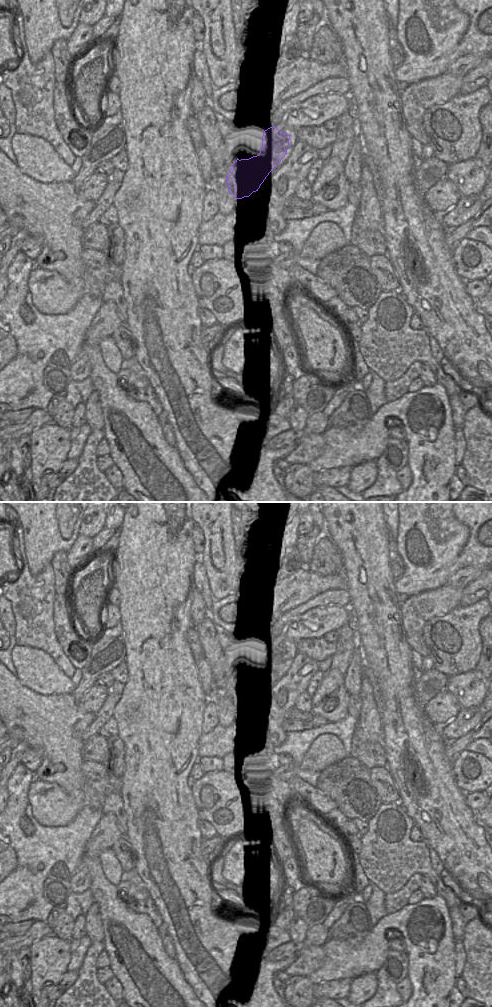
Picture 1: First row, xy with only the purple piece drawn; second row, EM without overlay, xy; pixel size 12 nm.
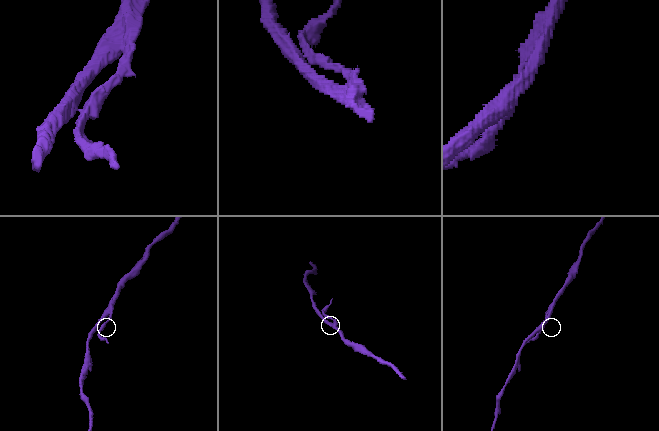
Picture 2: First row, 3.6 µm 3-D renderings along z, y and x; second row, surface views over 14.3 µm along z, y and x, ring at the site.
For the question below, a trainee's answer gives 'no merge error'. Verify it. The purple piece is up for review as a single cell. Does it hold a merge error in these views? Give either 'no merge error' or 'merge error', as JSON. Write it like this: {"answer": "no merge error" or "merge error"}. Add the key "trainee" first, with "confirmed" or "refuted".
{"trainee": "refuted", "answer": "merge error"}

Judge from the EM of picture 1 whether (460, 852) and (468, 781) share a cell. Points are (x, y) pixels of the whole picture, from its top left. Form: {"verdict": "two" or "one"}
{"verdict": "two"}

